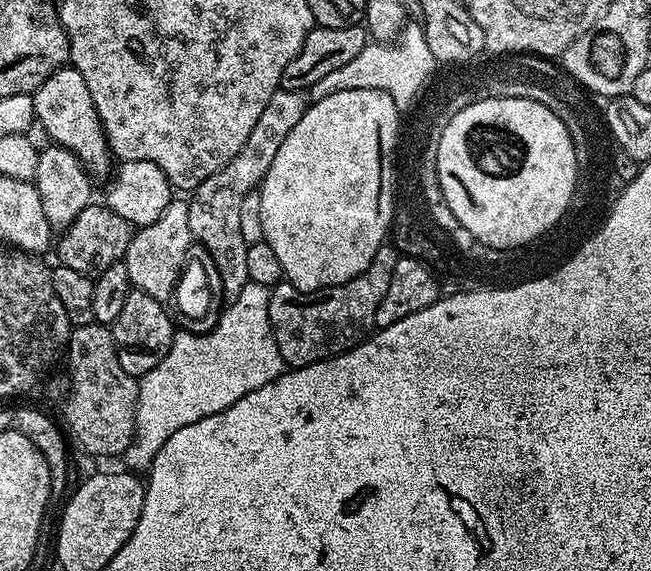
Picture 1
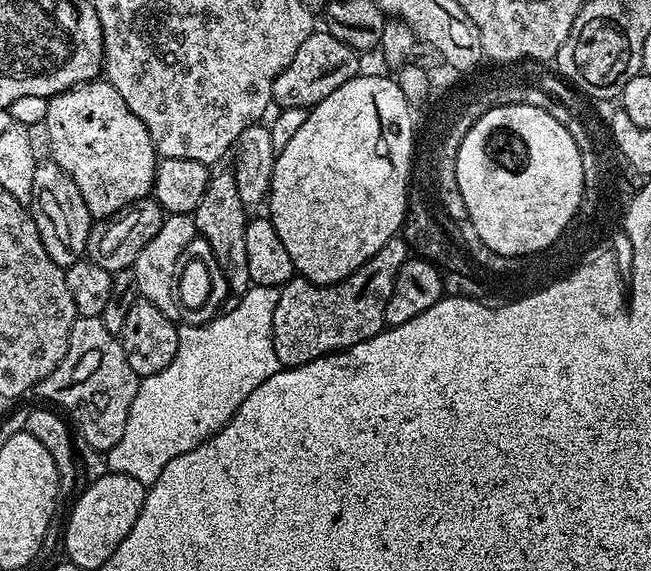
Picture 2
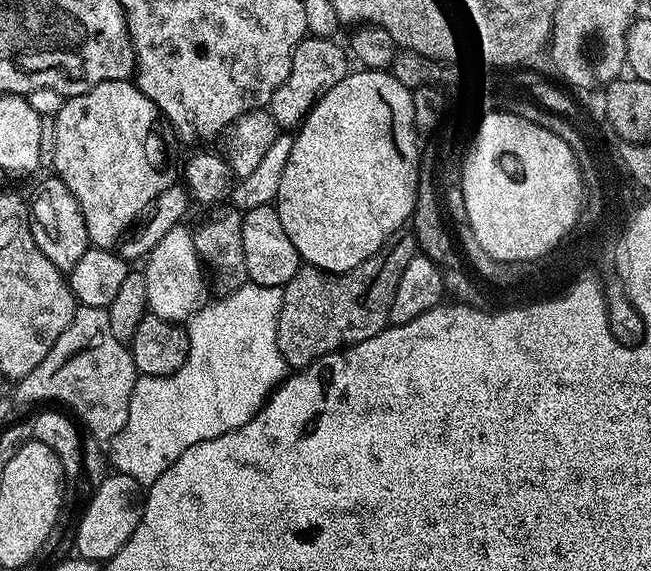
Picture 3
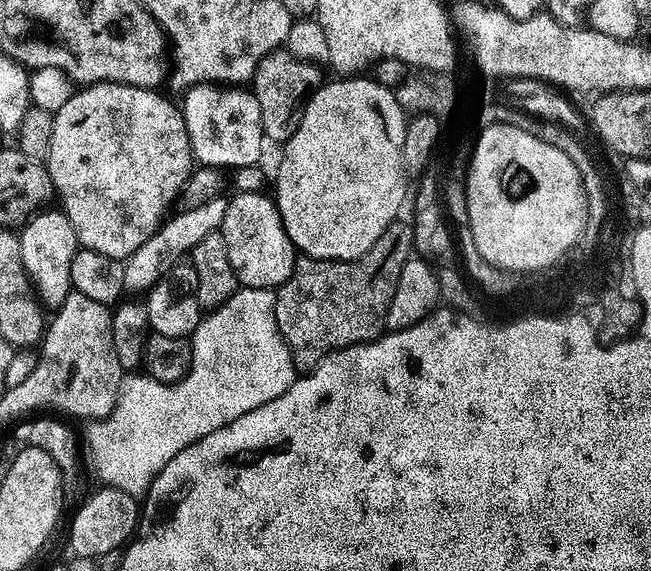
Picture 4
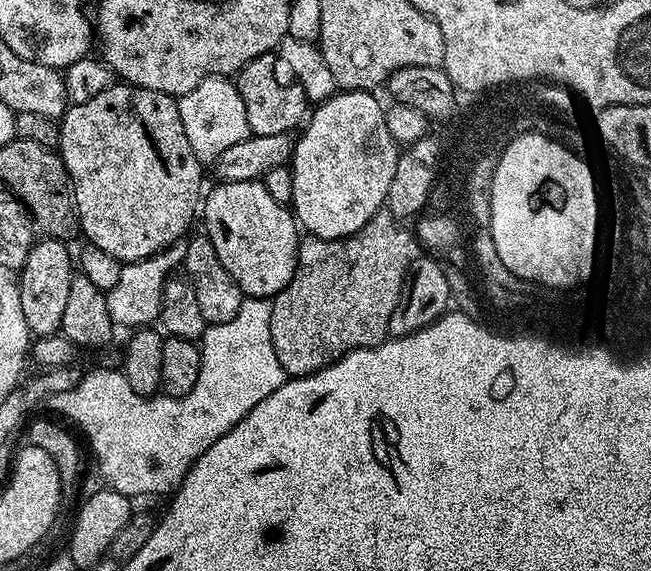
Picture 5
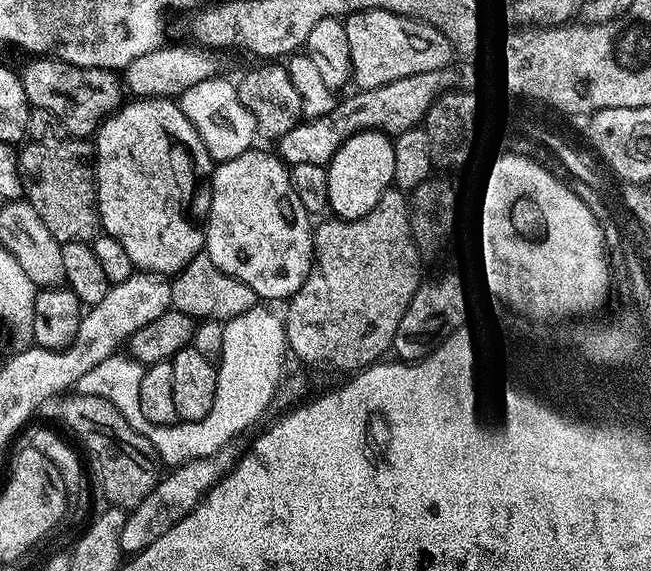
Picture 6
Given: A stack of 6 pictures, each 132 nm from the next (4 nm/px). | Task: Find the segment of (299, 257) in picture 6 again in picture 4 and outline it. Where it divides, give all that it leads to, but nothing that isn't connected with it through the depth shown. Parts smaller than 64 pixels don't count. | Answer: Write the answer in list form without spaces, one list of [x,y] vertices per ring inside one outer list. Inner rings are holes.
[[[240,192],[227,203],[228,209],[218,231],[228,247],[230,266],[234,266],[237,281],[245,288],[279,288],[294,270],[298,249],[286,234],[275,199],[260,192]]]

